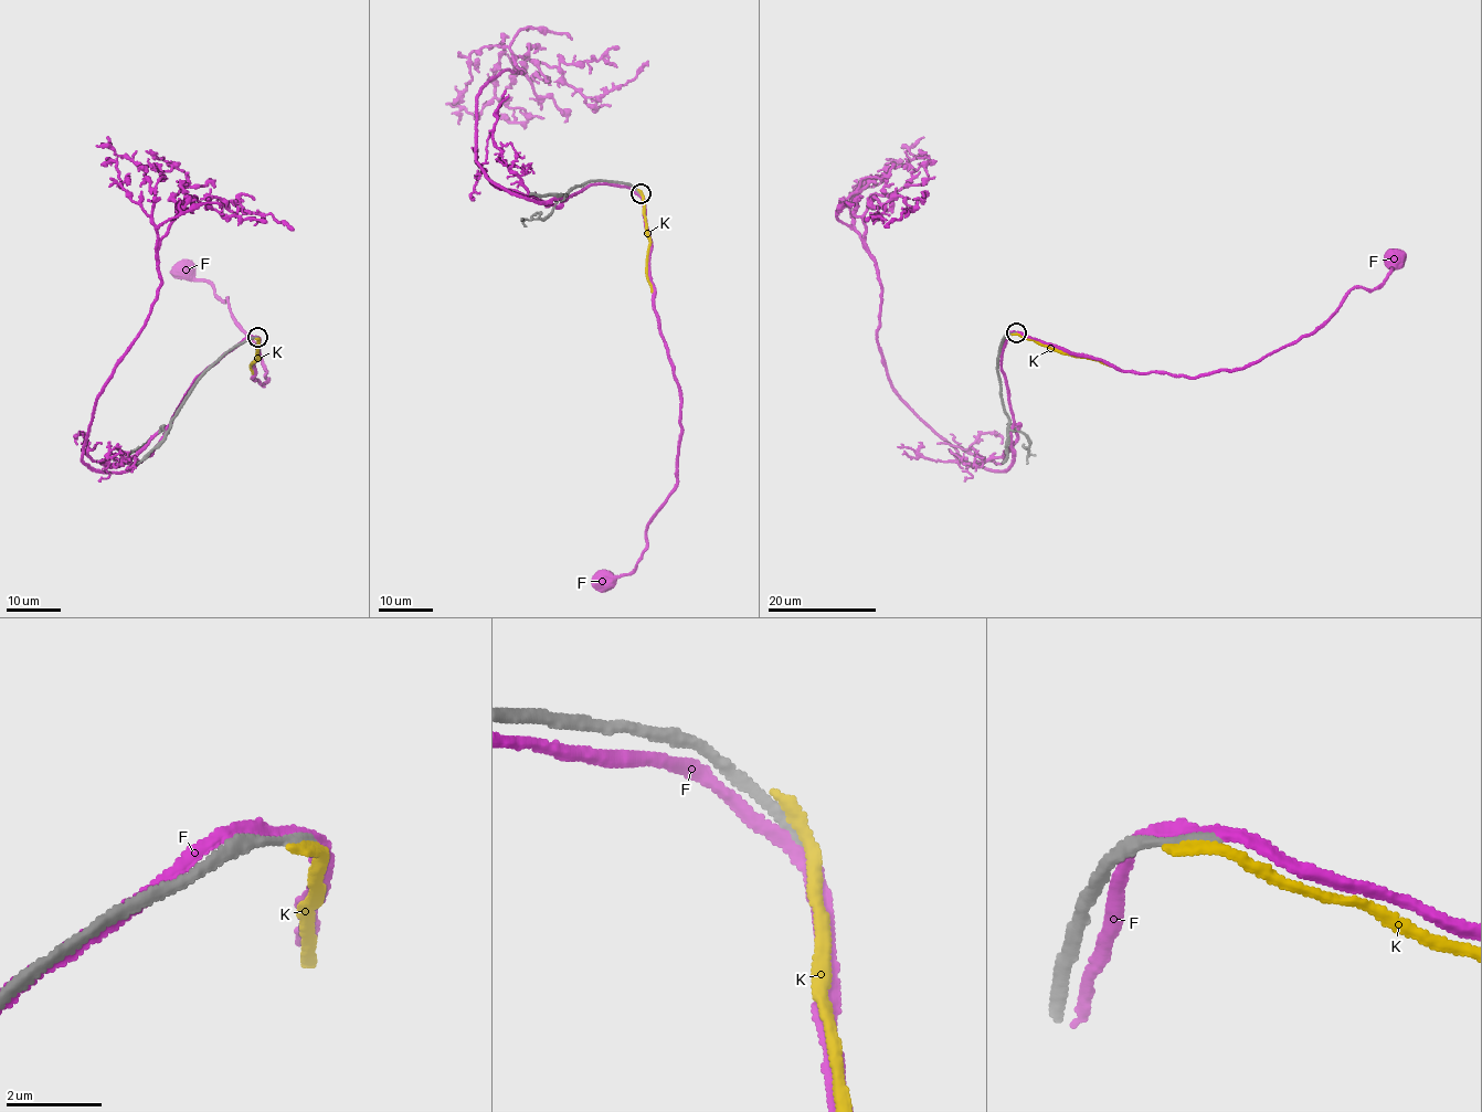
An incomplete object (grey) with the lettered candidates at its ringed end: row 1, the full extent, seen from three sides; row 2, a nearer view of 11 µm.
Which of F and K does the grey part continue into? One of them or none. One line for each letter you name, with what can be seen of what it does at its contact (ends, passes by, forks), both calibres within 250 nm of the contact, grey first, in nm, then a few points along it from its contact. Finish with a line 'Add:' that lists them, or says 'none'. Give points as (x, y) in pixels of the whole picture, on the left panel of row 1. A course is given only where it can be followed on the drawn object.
Add: none

